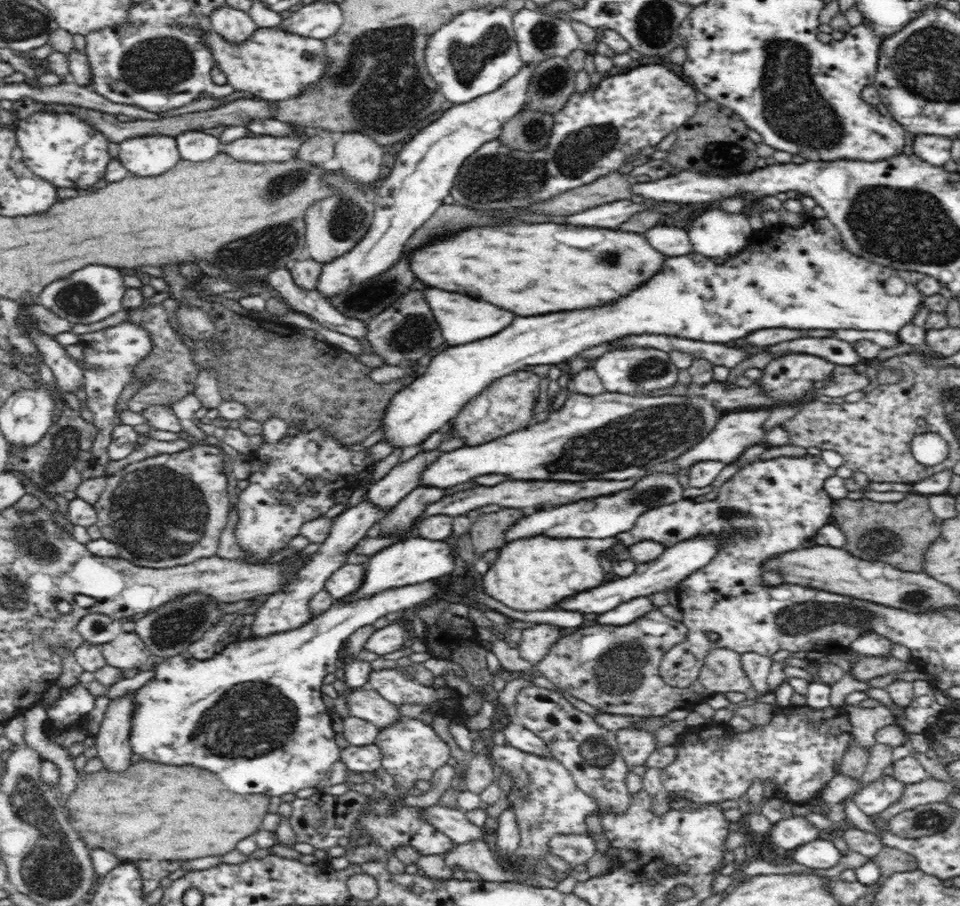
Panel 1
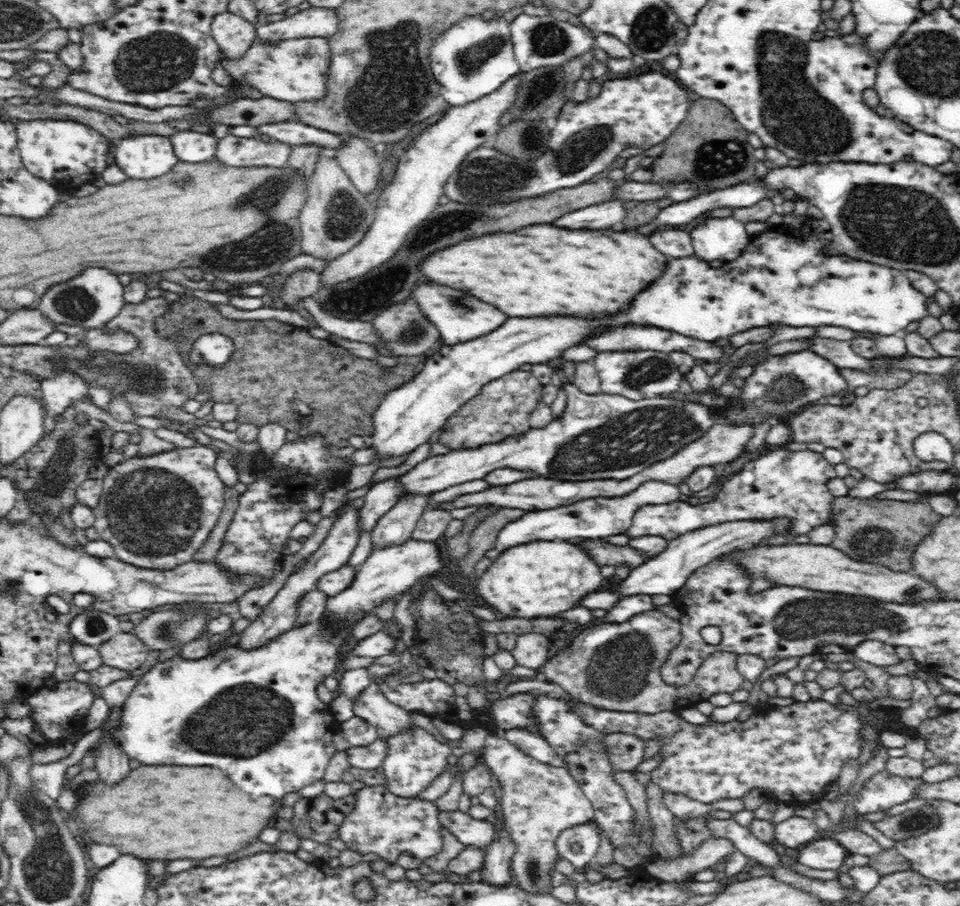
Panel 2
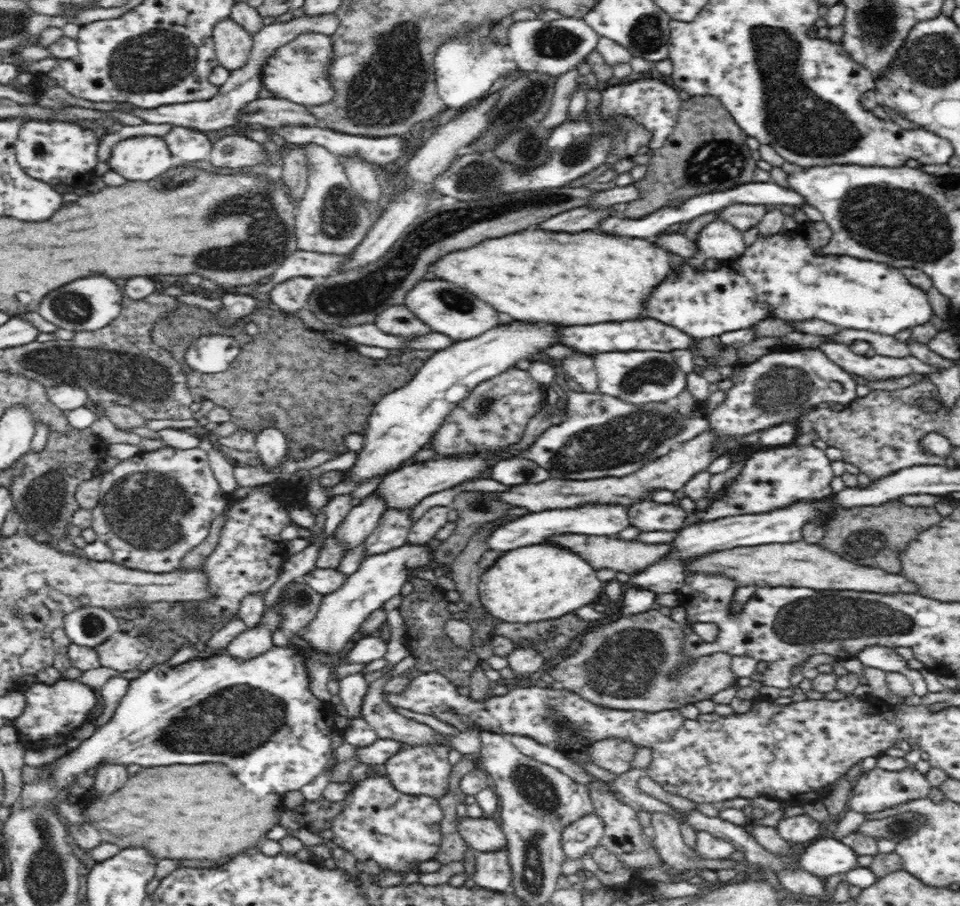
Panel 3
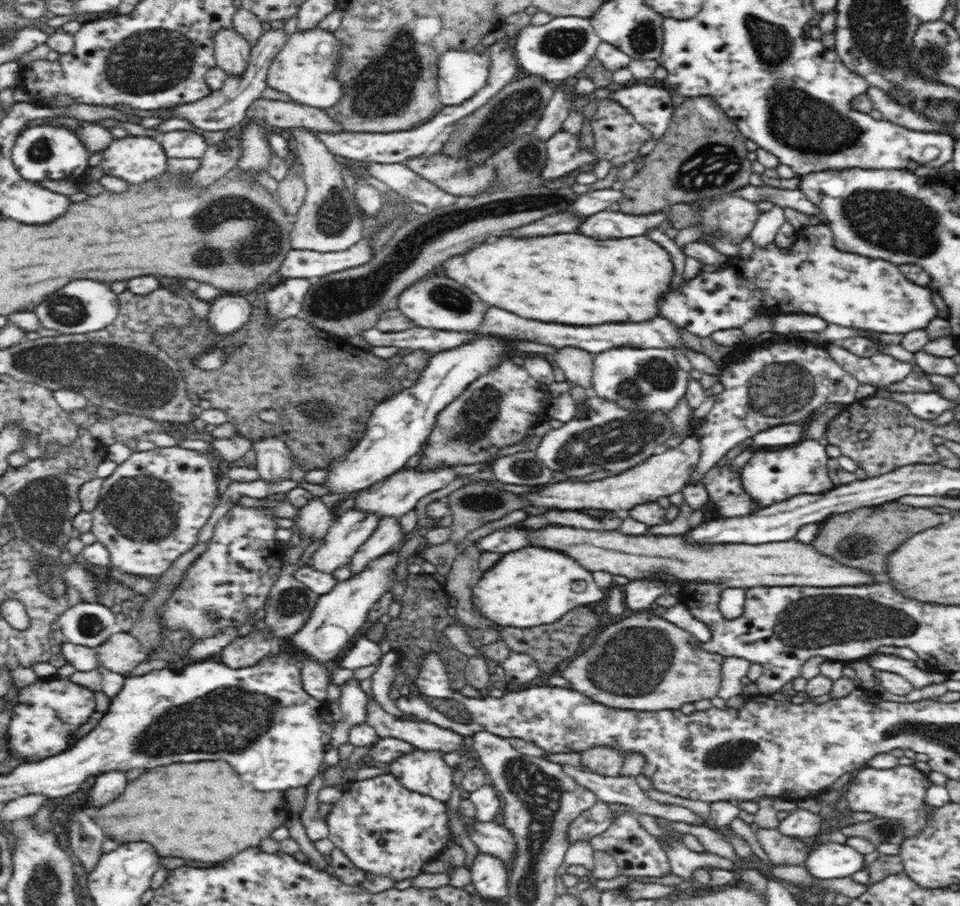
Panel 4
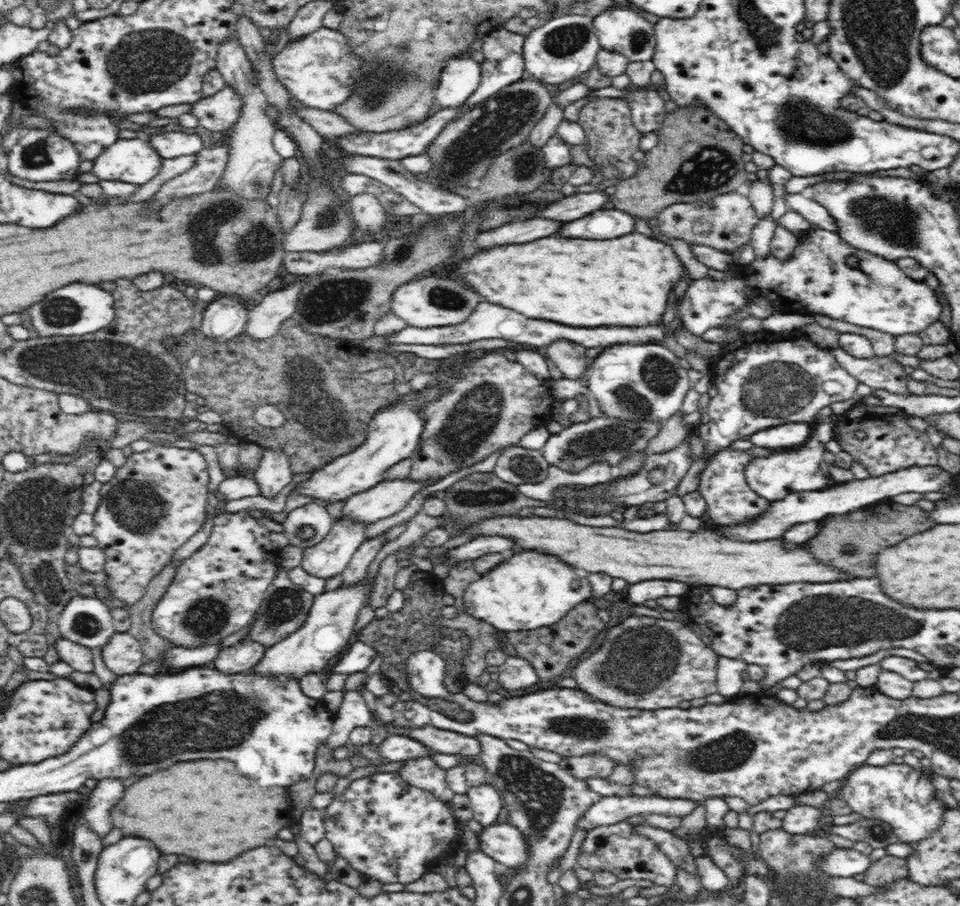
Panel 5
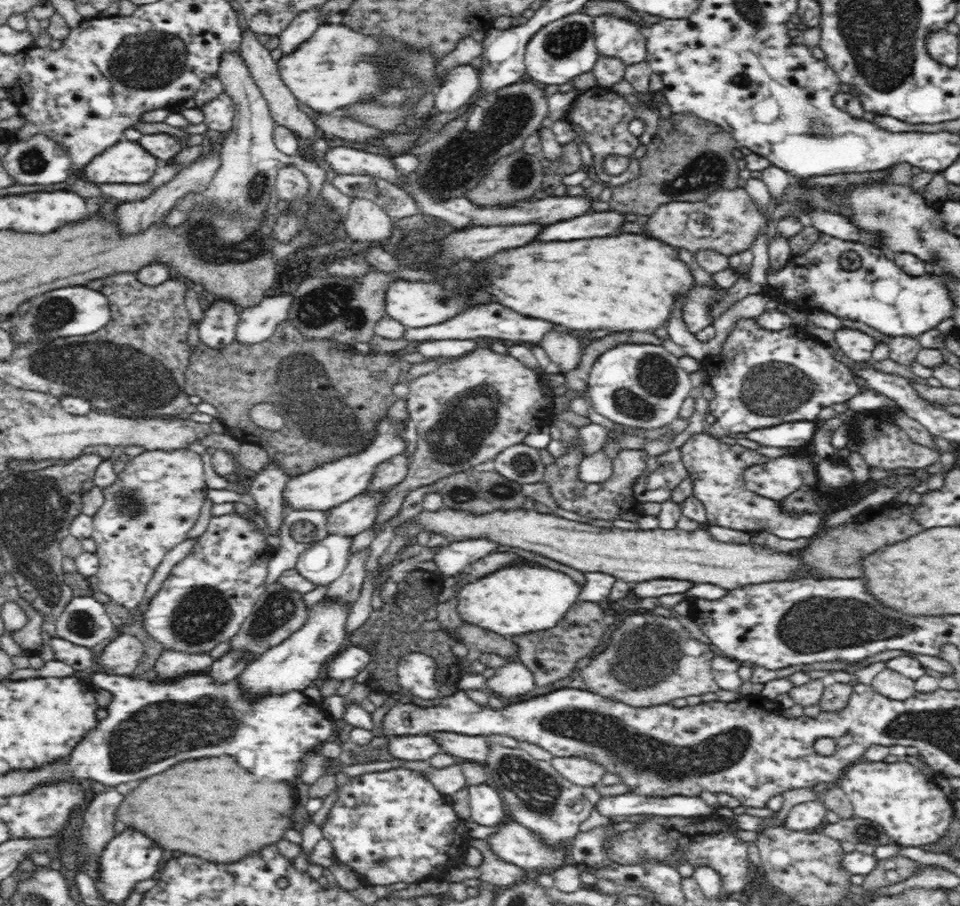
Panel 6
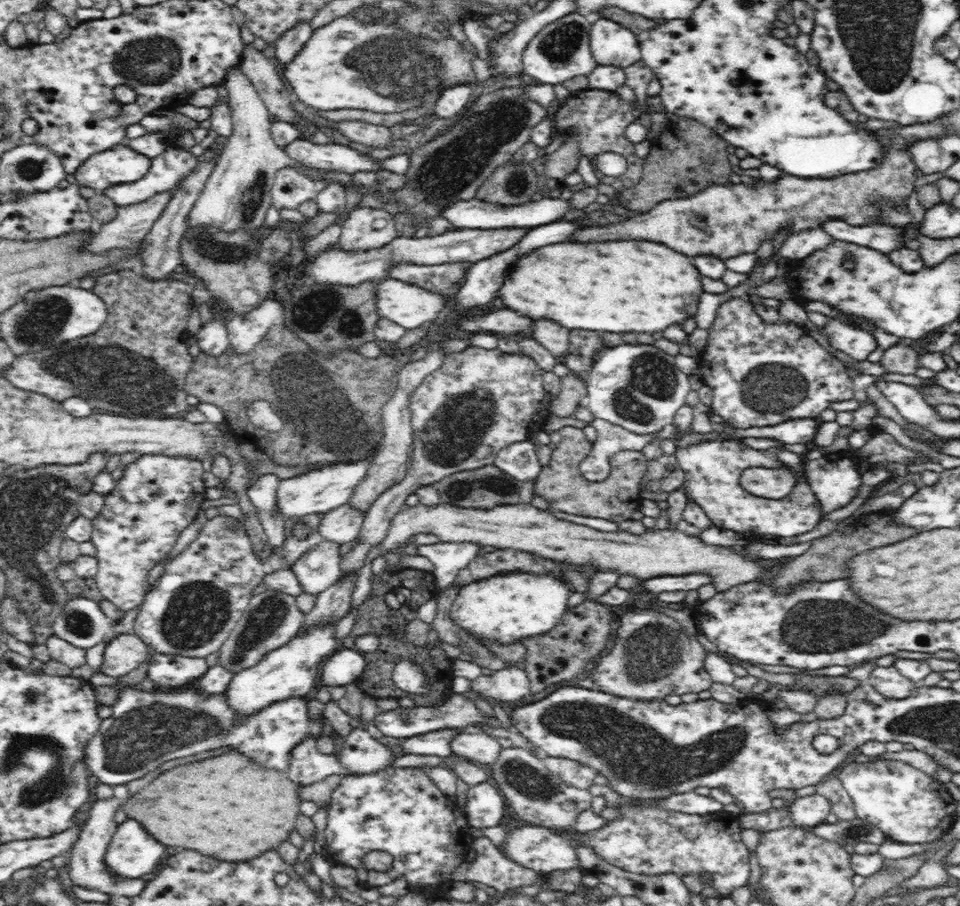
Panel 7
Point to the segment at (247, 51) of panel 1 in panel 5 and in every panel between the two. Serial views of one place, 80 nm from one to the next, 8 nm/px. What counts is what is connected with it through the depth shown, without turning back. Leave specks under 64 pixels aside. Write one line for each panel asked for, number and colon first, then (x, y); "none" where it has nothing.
2: (293, 70)
3: (298, 71)
4: (304, 68)
5: (314, 70)

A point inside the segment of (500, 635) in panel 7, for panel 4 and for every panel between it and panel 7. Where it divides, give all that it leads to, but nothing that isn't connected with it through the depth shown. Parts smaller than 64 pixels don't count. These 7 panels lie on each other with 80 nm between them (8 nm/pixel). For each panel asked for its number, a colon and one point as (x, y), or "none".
4: (533, 586)
5: (529, 590)
6: (517, 599)

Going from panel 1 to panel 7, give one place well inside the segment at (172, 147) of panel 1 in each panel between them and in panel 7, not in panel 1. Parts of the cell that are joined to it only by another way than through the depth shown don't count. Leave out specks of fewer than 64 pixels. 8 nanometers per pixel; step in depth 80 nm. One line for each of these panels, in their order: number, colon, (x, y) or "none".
2: (146, 156)
3: (141, 158)
4: (136, 159)
5: (135, 161)
6: (126, 162)
7: (121, 164)

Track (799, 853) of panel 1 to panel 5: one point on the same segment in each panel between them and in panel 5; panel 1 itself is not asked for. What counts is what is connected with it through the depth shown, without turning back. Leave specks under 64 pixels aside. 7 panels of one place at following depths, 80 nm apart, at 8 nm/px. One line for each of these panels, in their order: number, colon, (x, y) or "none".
2: (823, 854)
3: (825, 857)
4: (830, 860)
5: (843, 863)

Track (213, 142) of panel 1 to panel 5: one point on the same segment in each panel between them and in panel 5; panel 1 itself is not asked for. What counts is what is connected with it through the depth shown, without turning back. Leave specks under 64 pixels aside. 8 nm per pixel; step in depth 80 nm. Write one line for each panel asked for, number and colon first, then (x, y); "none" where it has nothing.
2: (192, 147)
3: (189, 145)
4: (177, 144)
5: (169, 144)

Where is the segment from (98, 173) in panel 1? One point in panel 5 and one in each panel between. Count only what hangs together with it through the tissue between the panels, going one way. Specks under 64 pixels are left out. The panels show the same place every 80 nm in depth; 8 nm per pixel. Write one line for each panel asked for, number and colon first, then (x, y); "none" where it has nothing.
2: (66, 153)
3: (55, 152)
4: (40, 152)
5: (40, 155)

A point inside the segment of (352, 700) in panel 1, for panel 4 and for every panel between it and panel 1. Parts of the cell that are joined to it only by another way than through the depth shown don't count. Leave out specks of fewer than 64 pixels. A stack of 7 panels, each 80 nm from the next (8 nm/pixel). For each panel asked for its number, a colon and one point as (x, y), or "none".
2: (372, 706)
3: (376, 712)
4: (425, 736)

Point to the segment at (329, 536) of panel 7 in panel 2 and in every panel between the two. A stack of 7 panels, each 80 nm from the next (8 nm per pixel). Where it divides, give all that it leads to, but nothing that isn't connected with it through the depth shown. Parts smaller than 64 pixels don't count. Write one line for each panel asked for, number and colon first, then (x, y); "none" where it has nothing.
2: (598, 436)
3: (402, 489)
4: (394, 496)
5: (385, 499)
6: (350, 518)

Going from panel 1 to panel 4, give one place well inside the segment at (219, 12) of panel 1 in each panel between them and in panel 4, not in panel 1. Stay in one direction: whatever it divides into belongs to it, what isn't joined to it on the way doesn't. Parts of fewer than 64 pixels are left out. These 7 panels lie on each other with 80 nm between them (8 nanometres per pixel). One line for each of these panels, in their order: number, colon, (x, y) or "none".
2: (233, 34)
3: (233, 43)
4: (231, 51)

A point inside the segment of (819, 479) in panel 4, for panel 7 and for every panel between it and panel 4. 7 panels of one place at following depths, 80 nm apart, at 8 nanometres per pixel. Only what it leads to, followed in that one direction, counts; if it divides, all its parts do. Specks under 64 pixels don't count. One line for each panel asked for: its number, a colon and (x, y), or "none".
5: (774, 477)
6: (776, 480)
7: (776, 482)

